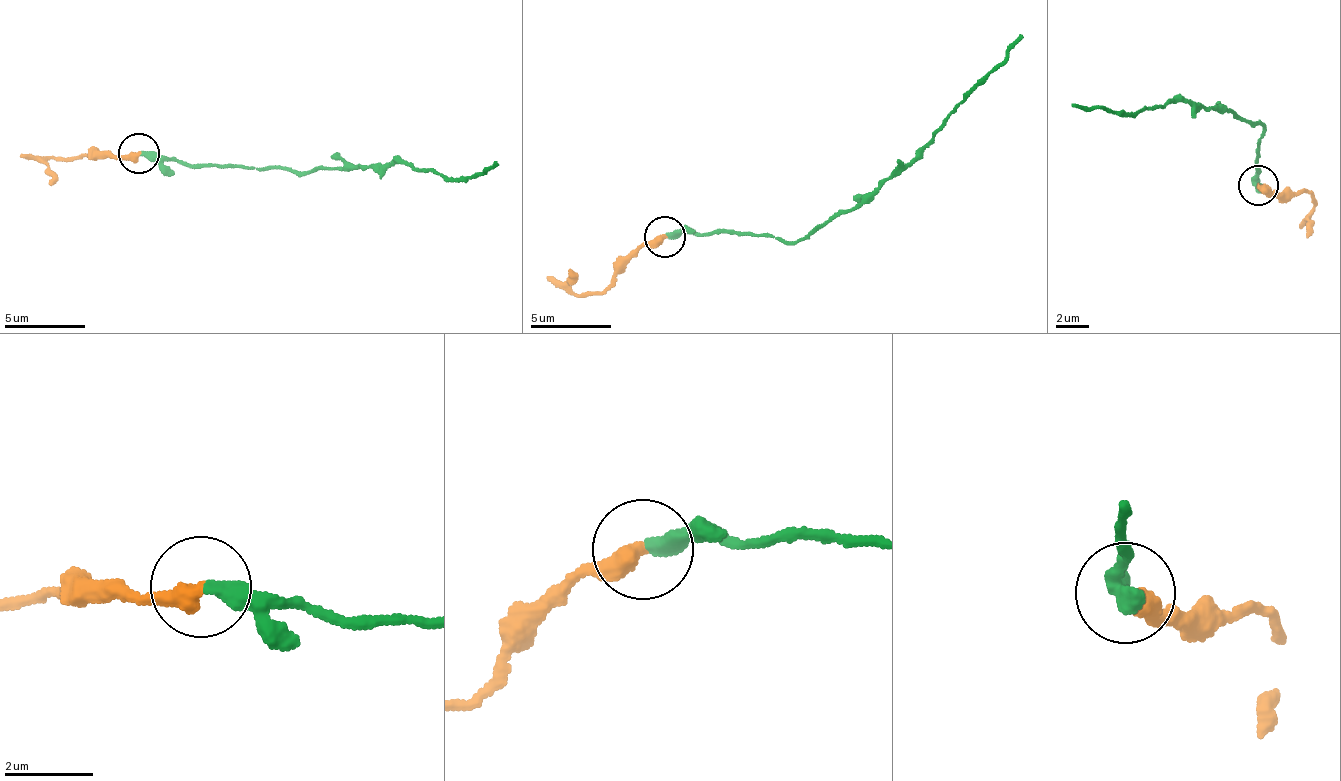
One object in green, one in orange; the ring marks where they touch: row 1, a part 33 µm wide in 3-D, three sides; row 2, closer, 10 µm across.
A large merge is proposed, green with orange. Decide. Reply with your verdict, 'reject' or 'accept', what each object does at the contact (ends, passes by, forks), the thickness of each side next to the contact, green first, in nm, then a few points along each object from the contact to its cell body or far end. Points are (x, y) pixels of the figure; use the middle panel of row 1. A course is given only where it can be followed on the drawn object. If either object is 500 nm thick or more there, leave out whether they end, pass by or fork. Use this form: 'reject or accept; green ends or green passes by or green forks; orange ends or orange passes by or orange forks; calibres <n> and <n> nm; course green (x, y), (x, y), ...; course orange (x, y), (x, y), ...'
reject; green ends; orange ends; calibres 360 and 440 nm; course green (668, 238), (717, 231), (808, 240), (838, 215), (873, 202), (886, 180), (917, 159), (987, 81), (1020, 33); course orange (664, 238), (636, 244), (601, 294), (572, 291), (571, 270)

